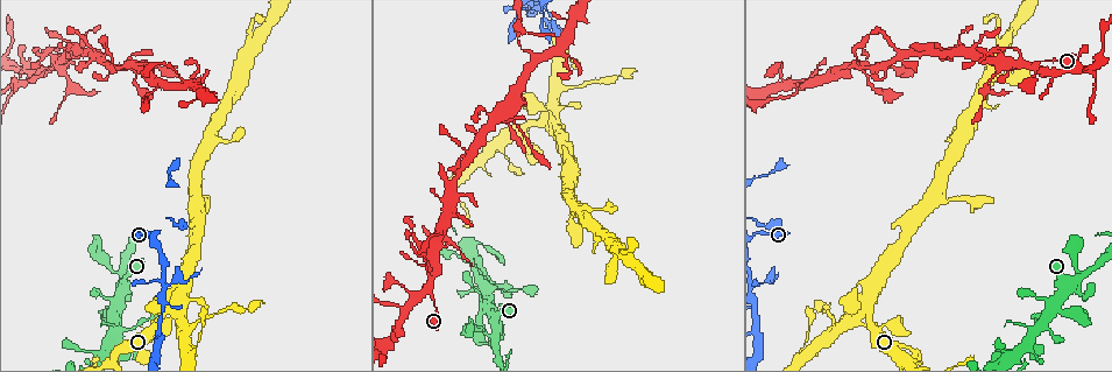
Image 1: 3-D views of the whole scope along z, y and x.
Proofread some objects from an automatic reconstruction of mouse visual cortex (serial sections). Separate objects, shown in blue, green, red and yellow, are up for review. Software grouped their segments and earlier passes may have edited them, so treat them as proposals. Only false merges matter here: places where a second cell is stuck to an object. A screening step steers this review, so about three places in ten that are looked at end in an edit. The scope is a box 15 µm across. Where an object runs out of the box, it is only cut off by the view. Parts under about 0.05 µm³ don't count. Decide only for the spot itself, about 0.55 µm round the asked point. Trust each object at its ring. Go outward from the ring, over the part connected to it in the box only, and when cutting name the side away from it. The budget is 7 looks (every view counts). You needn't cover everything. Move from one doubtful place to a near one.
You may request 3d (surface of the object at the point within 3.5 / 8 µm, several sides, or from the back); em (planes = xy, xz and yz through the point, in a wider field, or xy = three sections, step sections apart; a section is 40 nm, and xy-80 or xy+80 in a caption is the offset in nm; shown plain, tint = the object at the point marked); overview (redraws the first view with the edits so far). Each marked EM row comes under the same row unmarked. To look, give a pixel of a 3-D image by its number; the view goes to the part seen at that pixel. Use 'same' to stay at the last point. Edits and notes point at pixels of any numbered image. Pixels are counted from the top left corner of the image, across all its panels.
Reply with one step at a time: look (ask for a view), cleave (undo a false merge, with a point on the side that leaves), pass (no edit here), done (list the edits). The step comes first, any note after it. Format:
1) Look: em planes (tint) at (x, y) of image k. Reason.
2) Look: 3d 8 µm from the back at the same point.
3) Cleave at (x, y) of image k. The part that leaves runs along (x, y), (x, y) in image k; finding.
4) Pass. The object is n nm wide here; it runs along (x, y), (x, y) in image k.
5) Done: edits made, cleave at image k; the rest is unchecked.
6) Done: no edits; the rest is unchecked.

Look: 3d 3.5 µm at (1059, 314) of image 1. Small branch off a trunk.

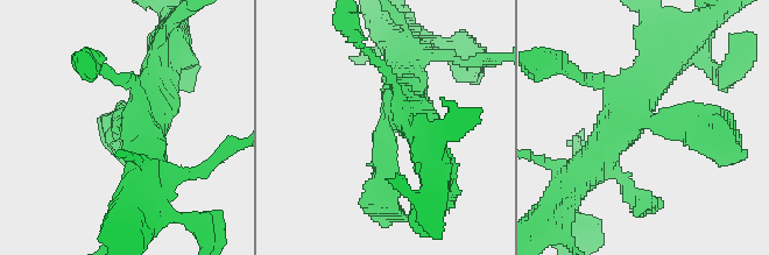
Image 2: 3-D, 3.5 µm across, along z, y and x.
Pass. The arms are 150, 300, 400, 500 nm wide; it runs along (672, 52), (577, 178) in image 2; one cell here.

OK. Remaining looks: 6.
Look: 3d 3.5 µm at (168, 309) of image 1. Thin arm on a thick one.

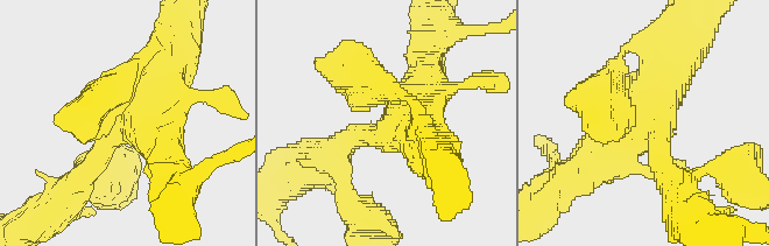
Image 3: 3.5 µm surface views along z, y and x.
Pass. It runs along (87, 170), (155, 99), (177, 53) in image 3; all the same cell.

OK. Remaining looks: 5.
Look: 3d 3.5 µm at (763, 284) of image 1. Narrows sharply.

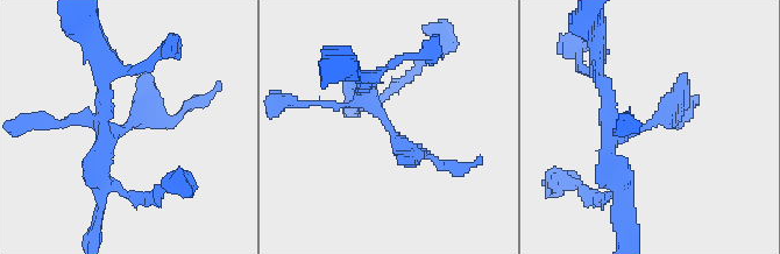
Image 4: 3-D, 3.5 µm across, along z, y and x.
Look: em xy step 5 (tint) at (126, 124) of image 4.

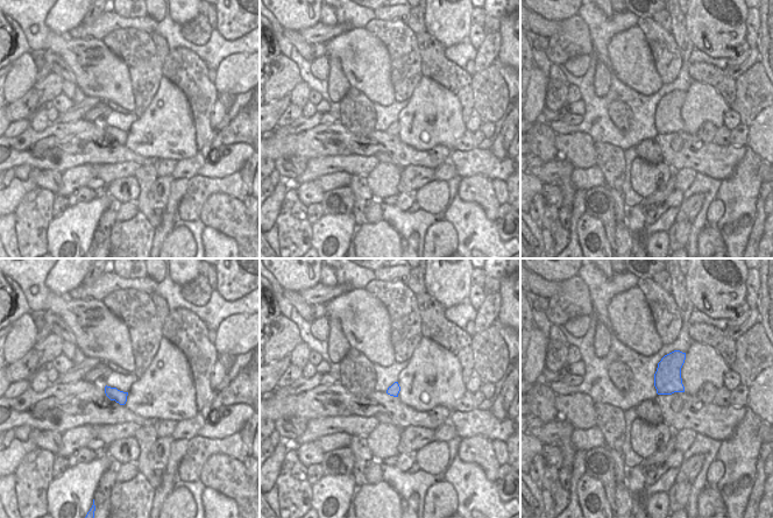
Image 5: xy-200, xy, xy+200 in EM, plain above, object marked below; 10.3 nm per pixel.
Pass. It runs along (364, 83), (401, 161) in image 4; all the same cell.

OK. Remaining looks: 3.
Done: no edits; the rest is unchecked.

